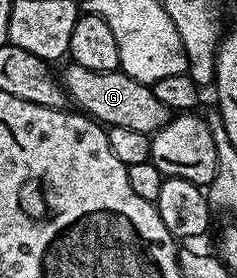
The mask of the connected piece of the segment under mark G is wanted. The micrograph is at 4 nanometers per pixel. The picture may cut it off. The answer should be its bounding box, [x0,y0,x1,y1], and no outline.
[61,64,173,135]

